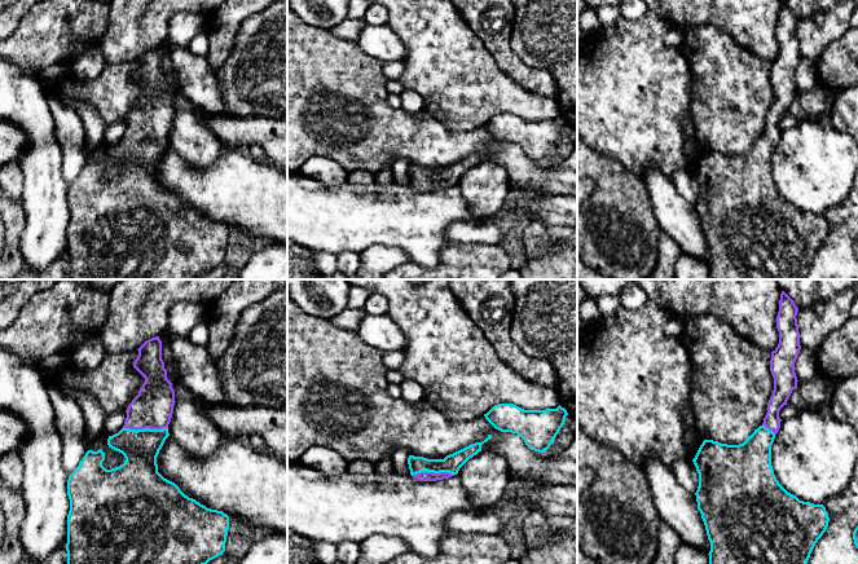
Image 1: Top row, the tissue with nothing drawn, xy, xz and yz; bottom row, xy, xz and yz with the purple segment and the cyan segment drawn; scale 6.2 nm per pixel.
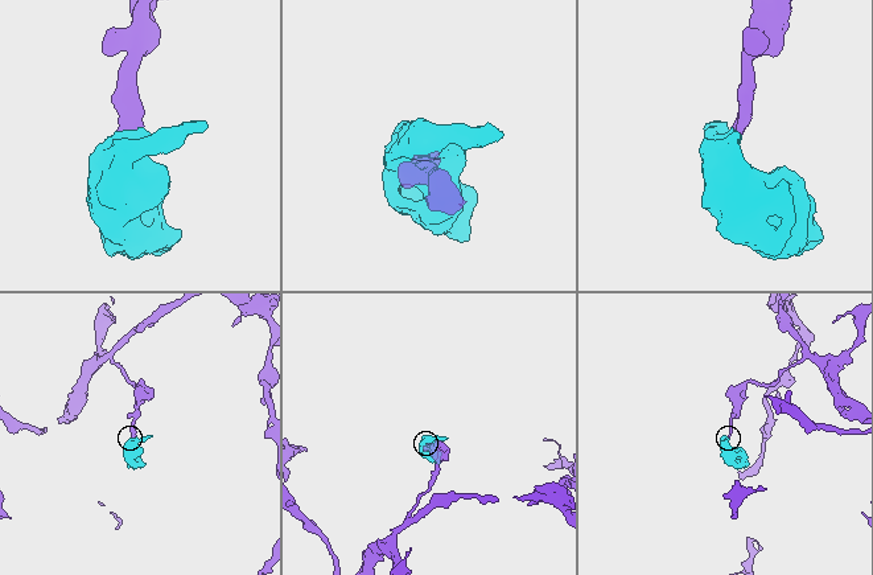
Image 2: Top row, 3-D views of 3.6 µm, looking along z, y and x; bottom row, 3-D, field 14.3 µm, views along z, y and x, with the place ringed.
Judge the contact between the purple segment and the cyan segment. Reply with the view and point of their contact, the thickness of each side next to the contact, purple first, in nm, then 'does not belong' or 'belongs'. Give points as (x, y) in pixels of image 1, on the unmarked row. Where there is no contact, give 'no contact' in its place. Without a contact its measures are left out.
contact xy (145, 137); calibres 240 and 220 nm; belongs

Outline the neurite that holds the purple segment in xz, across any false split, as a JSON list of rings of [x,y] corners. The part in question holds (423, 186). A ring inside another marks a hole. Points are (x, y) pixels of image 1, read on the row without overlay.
[[[488,145],[488,147],[483,153],[471,154],[453,164],[446,166],[444,169],[427,169],[423,167],[409,166],[408,175],[409,175],[410,185],[419,191],[436,191],[436,190],[449,189],[449,188],[457,185],[459,179],[470,168],[472,168],[479,162],[481,162],[481,155],[490,149],[492,149],[492,145]]]

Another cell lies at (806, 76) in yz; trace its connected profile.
[[[801,57],[795,72],[795,83],[798,92],[811,92],[822,87],[817,63]]]

